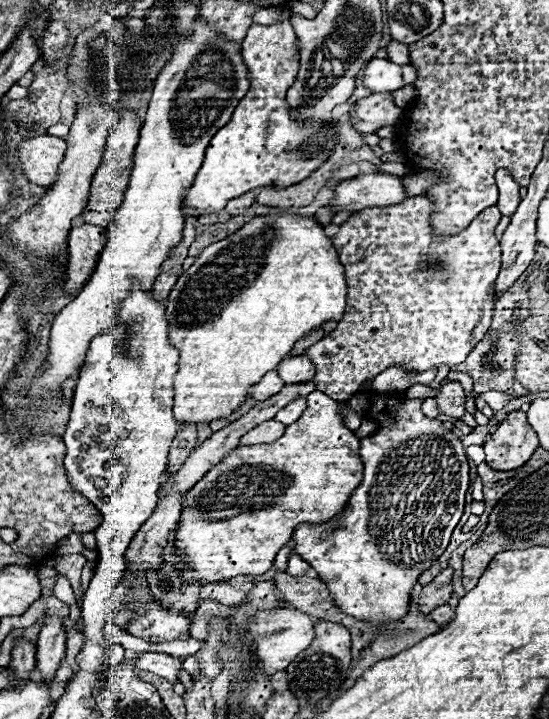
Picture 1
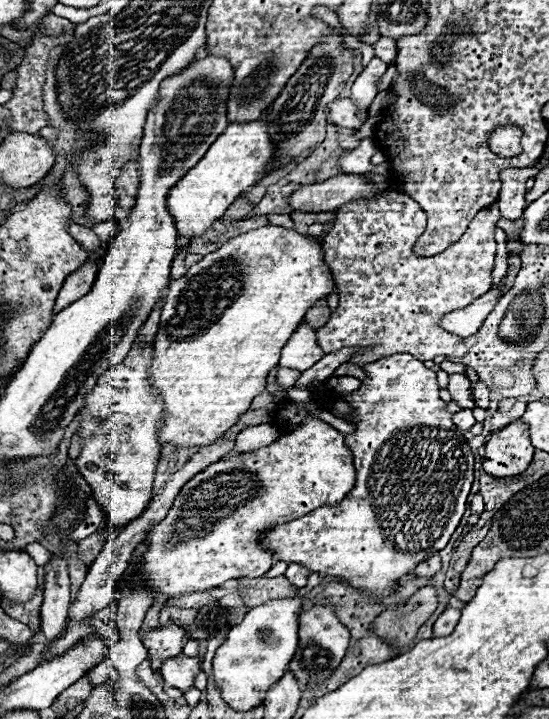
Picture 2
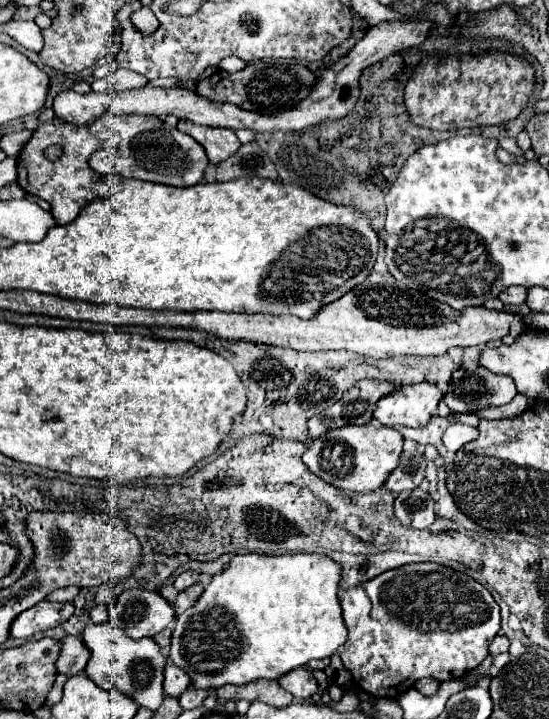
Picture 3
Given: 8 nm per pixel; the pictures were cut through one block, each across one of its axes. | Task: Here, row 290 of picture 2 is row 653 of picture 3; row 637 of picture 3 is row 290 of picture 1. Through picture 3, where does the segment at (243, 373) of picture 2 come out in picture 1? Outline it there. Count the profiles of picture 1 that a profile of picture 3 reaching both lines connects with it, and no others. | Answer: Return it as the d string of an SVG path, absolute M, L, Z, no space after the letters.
M272 208L274 212L264 216L254 216L250 222L246 222L240 230L226 236L220 242L214 242L202 250L202 254L196 258L196 262L178 278L176 286L172 288L168 296L168 308L166 308L166 320L170 324L170 342L180 350L180 370L174 378L174 418L178 424L210 424L212 420L230 416L244 400L252 384L256 384L266 372L274 370L276 364L294 348L294 344L310 334L316 328L322 328L326 322L338 322L342 320L344 308L346 308L346 282L344 282L344 268L340 266L338 252L332 246L330 238L324 234L324 226L318 224L314 218L292 214L290 210Z

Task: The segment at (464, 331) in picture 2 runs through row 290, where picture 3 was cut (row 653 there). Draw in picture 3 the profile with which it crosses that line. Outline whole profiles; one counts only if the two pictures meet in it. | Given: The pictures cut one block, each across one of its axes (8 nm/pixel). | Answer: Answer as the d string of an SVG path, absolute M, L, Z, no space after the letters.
M498 634L498 636L490 642L490 656L498 656L500 652L508 652L508 646L510 646L508 638L502 636L502 634Z

